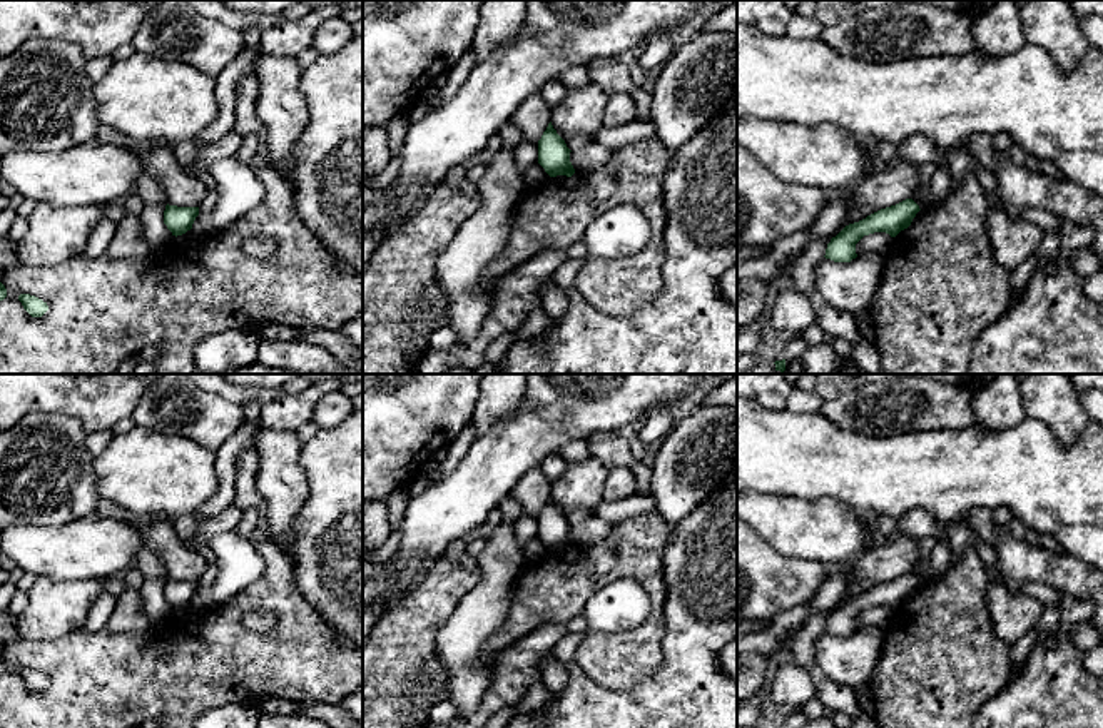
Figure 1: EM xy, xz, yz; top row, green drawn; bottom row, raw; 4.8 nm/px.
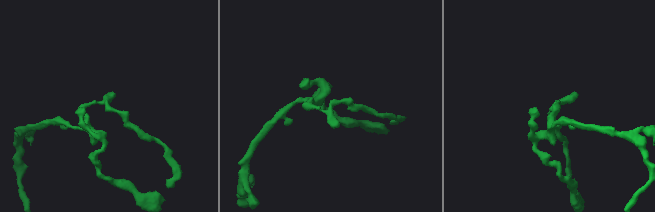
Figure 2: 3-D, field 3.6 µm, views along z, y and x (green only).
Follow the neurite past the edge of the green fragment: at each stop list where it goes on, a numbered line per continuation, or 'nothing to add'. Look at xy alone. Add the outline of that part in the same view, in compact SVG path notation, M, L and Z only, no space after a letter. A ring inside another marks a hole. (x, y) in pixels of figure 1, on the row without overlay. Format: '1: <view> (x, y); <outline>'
nothing to add

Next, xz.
nothing to add

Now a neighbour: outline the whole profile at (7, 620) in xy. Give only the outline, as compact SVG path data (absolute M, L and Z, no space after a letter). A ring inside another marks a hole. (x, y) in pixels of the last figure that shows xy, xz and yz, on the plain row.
M7 609L0 611L0 643L7 645L17 640L15 621L17 621L17 616L8 613Z

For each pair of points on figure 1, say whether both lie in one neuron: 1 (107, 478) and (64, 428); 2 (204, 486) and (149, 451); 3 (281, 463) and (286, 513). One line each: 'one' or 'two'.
1: two
2: one
3: one

